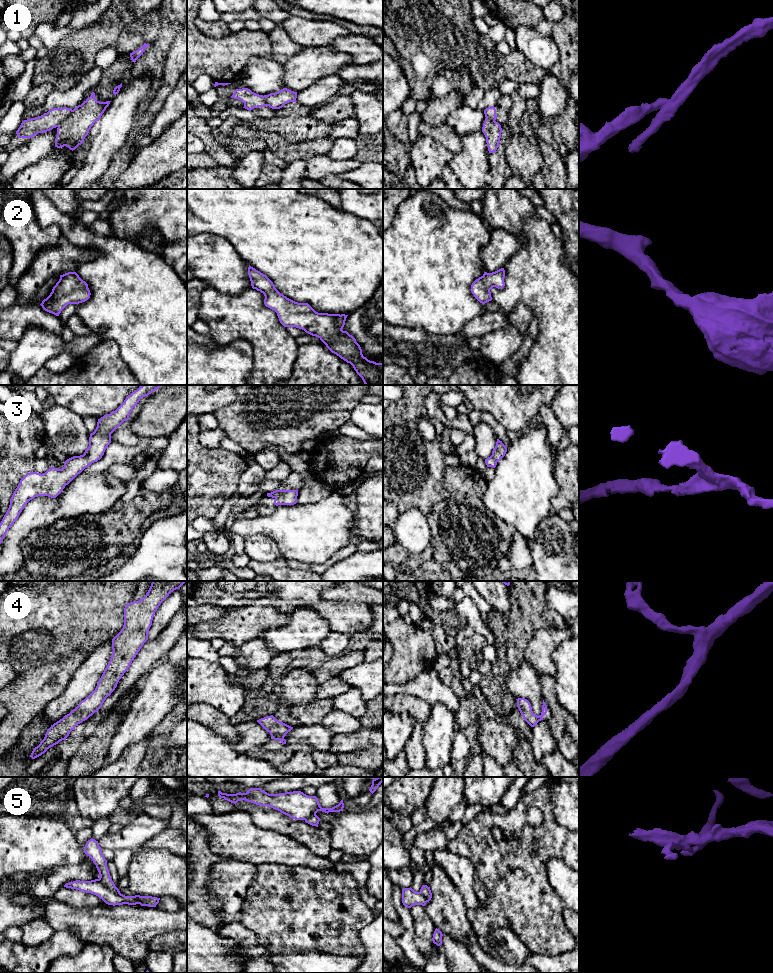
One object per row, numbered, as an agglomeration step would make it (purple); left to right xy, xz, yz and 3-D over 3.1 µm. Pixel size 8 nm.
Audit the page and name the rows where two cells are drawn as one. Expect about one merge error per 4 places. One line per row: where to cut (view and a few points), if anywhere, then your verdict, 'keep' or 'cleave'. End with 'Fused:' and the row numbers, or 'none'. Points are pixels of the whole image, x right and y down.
1: xy (73, 110), (57, 126) | cleave
2: no cut | keep
3: no cut | keep
4: no cut | keep
5: xy (99, 878), (109, 889), (120, 894) | cleave
Fused: 1, 5

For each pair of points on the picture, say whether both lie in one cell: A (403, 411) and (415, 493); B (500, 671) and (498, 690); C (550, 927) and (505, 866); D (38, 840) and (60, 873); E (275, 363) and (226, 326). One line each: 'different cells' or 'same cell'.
A: same cell
B: same cell
C: same cell
D: different cells
E: same cell

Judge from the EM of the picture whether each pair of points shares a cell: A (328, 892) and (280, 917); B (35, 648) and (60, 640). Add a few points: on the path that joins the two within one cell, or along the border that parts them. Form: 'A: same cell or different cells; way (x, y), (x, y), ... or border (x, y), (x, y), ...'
A: same cell; way (316, 904), (311, 909), (292, 909)
B: same cell; way (41, 642), (43, 640), (54, 640)

